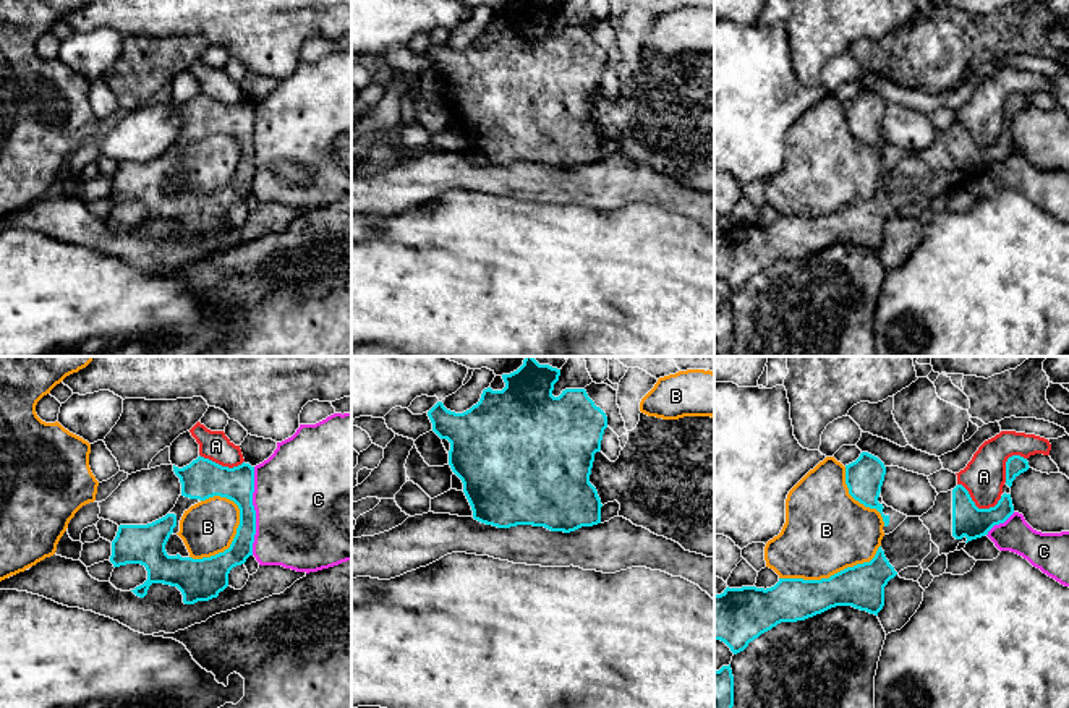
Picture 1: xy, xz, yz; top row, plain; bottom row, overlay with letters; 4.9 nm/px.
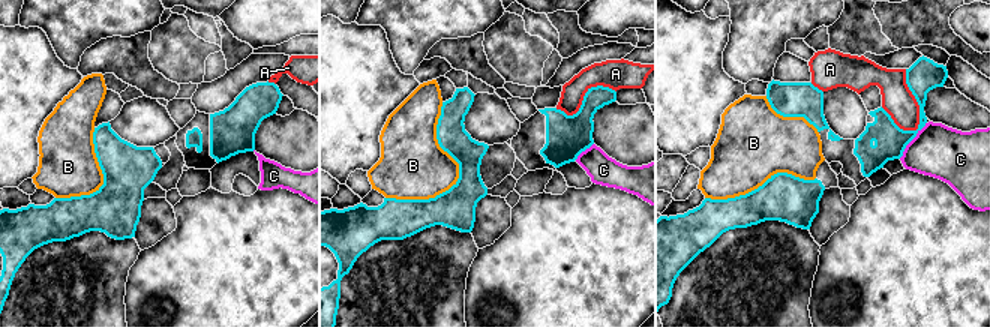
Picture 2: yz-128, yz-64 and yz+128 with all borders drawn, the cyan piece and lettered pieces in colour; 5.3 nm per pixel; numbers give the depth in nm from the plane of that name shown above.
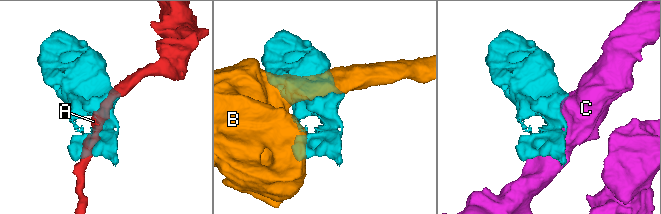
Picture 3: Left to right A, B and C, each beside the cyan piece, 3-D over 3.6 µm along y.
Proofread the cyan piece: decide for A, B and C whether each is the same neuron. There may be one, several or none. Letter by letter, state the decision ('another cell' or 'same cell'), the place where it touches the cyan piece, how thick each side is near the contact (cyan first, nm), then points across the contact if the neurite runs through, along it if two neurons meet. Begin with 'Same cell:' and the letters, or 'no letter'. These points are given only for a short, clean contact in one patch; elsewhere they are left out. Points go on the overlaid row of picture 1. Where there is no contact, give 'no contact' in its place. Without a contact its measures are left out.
Same cell: no letter
A: another cell; contact yz (975, 506); calibres 160 and 200 nm
B: another cell; contact xy (232, 543); calibres 200 and 260 nm
C: another cell; contact xy (255, 511); calibres 170 and 500 nm

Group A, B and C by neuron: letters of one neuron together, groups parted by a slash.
A / B / C

